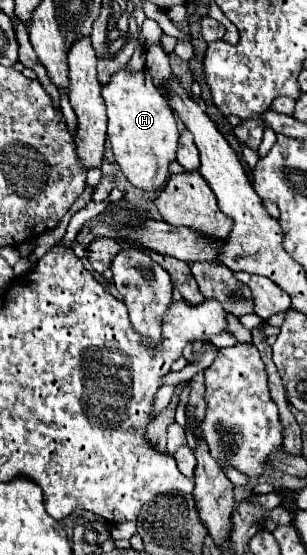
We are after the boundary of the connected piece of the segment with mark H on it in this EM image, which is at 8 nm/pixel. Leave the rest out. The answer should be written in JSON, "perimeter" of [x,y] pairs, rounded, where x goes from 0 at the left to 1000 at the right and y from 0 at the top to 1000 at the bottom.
{"perimeter":[[[410,123],[378,130],[358,148],[332,159],[332,177],[345,187],[352,209],[352,252],[365,259],[371,285],[397,306],[397,314],[423,324],[430,335],[515,346],[541,335],[554,321],[554,292],[573,288],[580,263],[580,231],[573,209],[521,166],[502,159],[489,133],[443,130],[423,133]]]}

